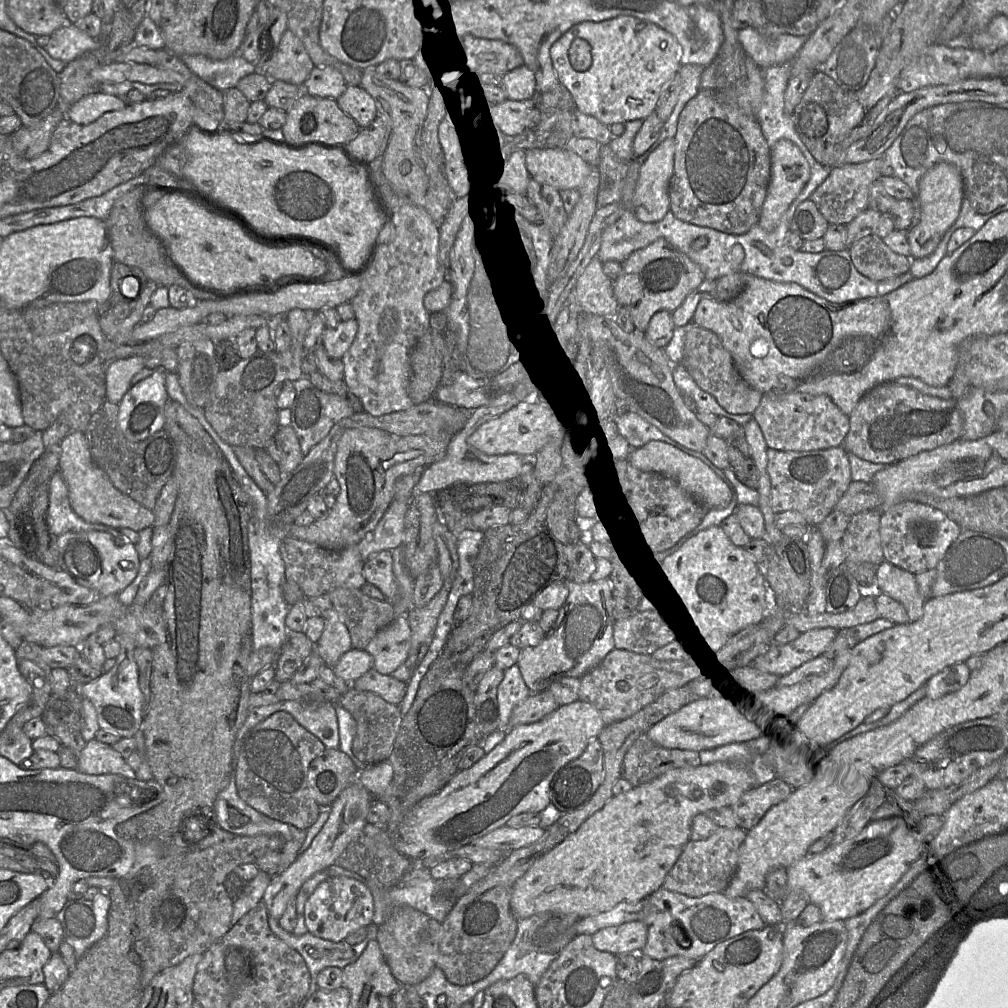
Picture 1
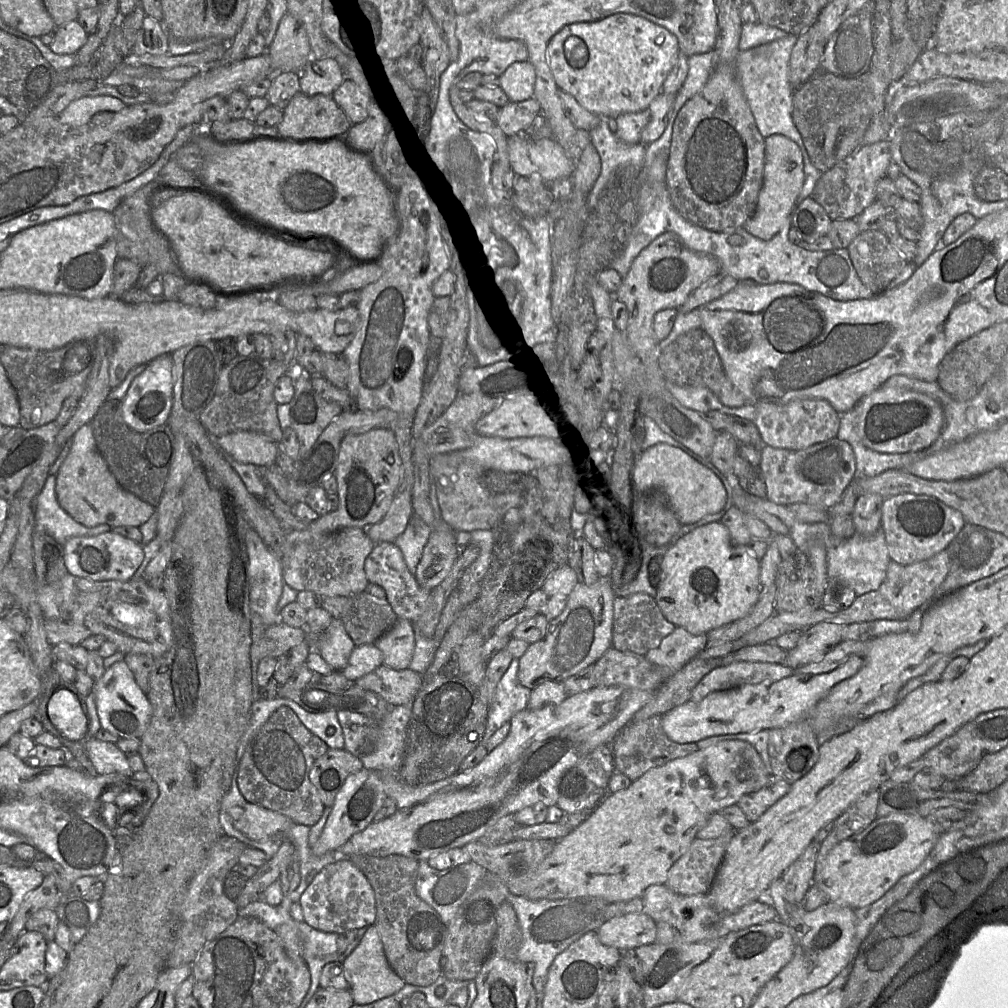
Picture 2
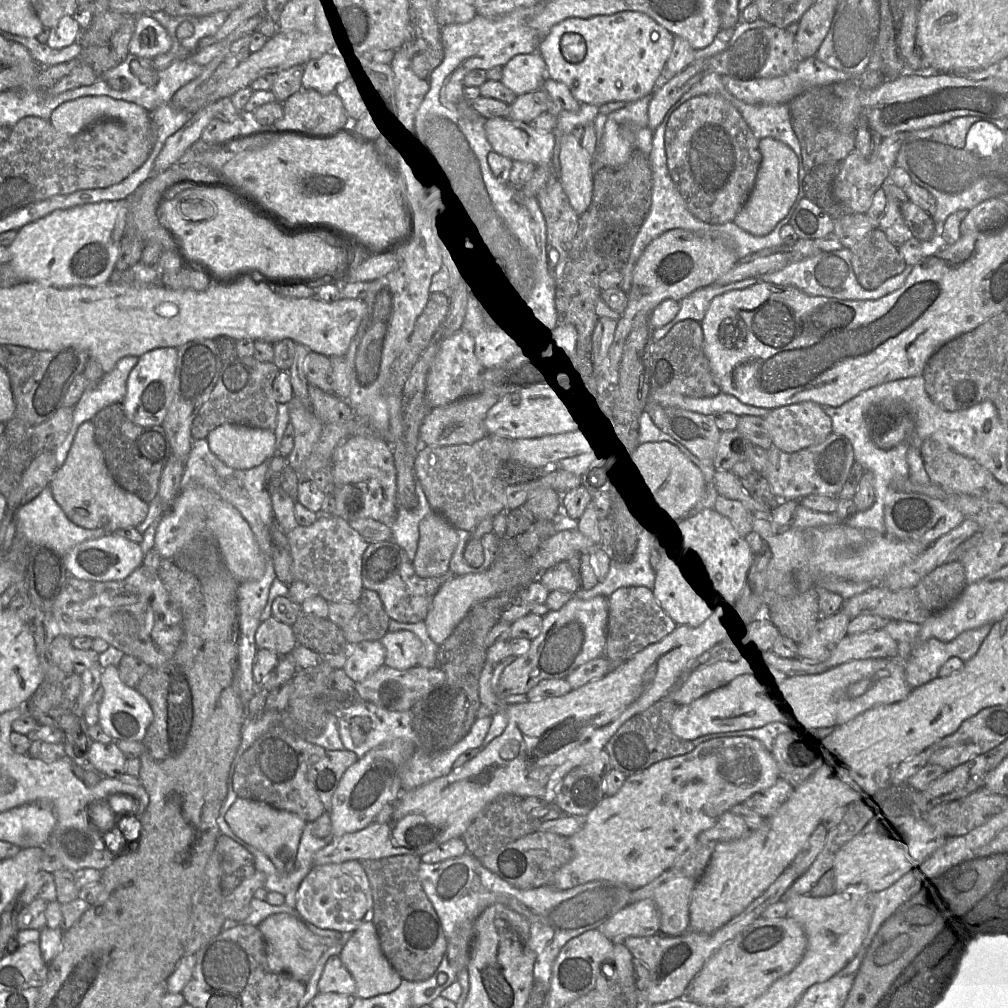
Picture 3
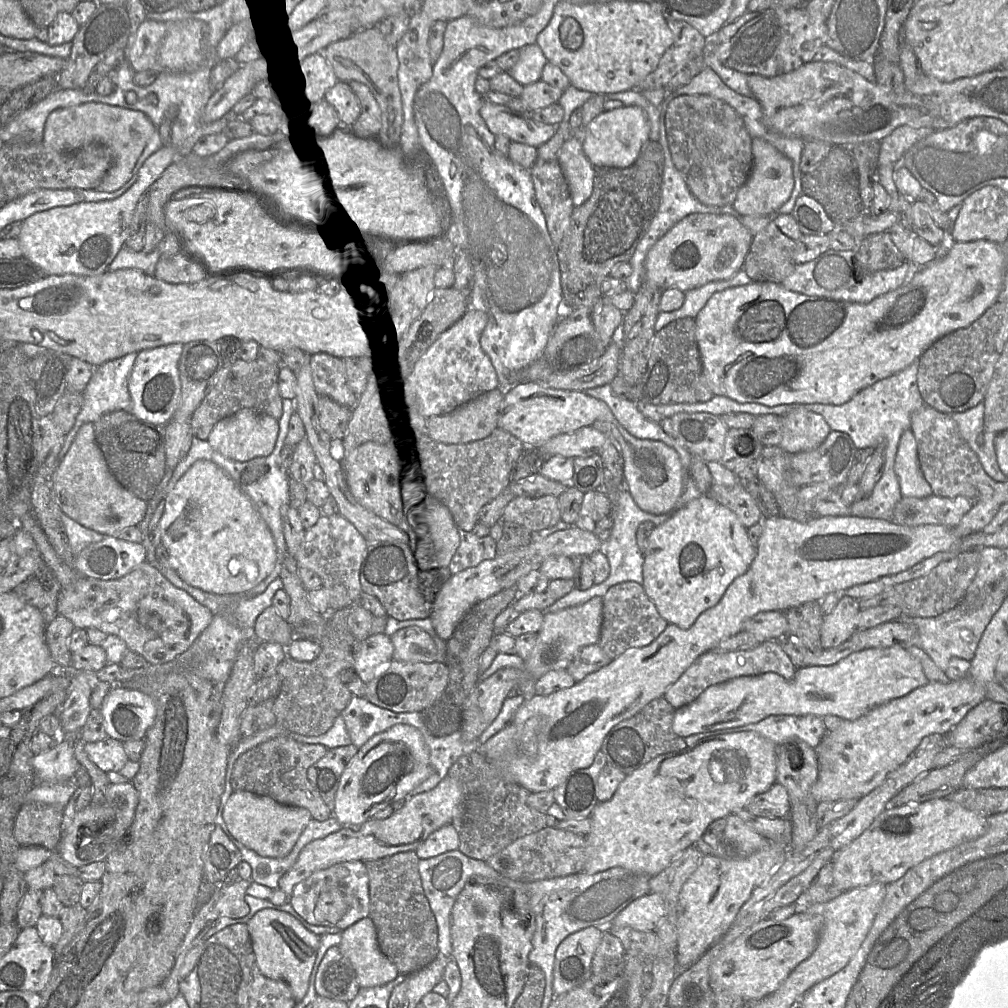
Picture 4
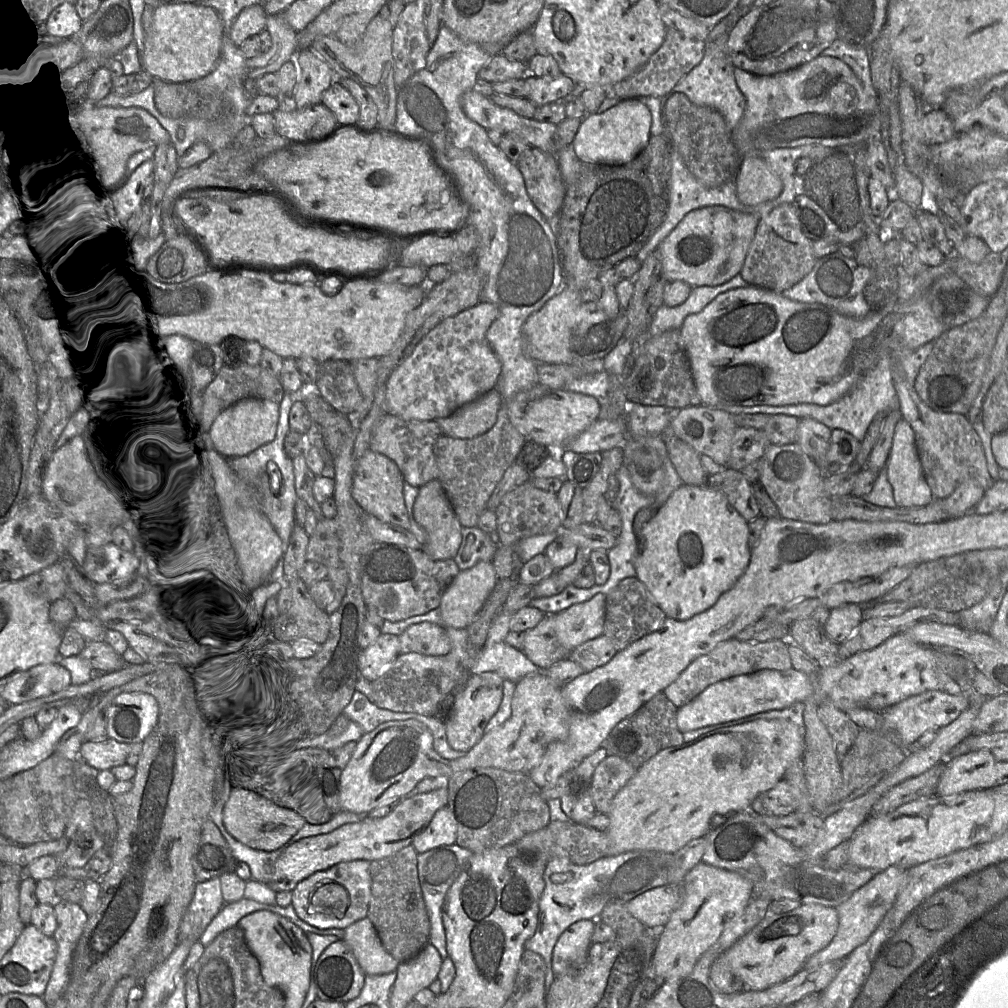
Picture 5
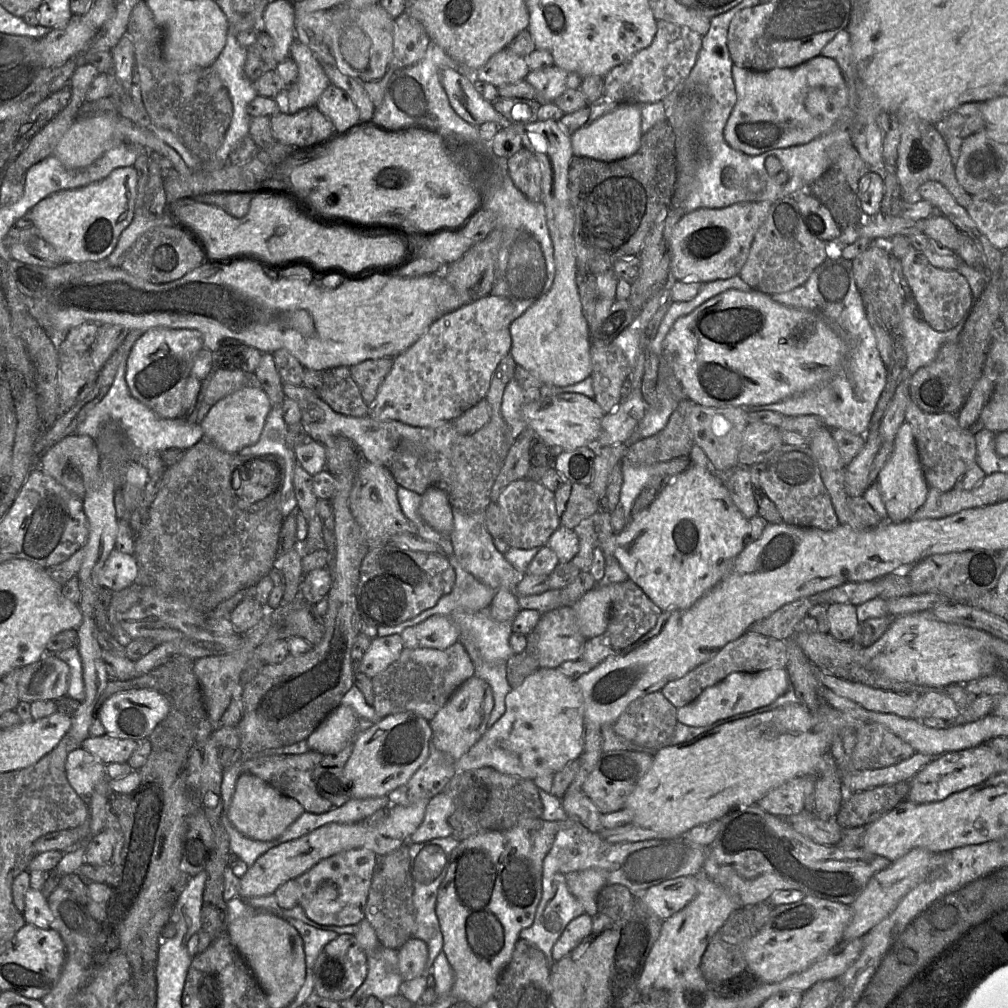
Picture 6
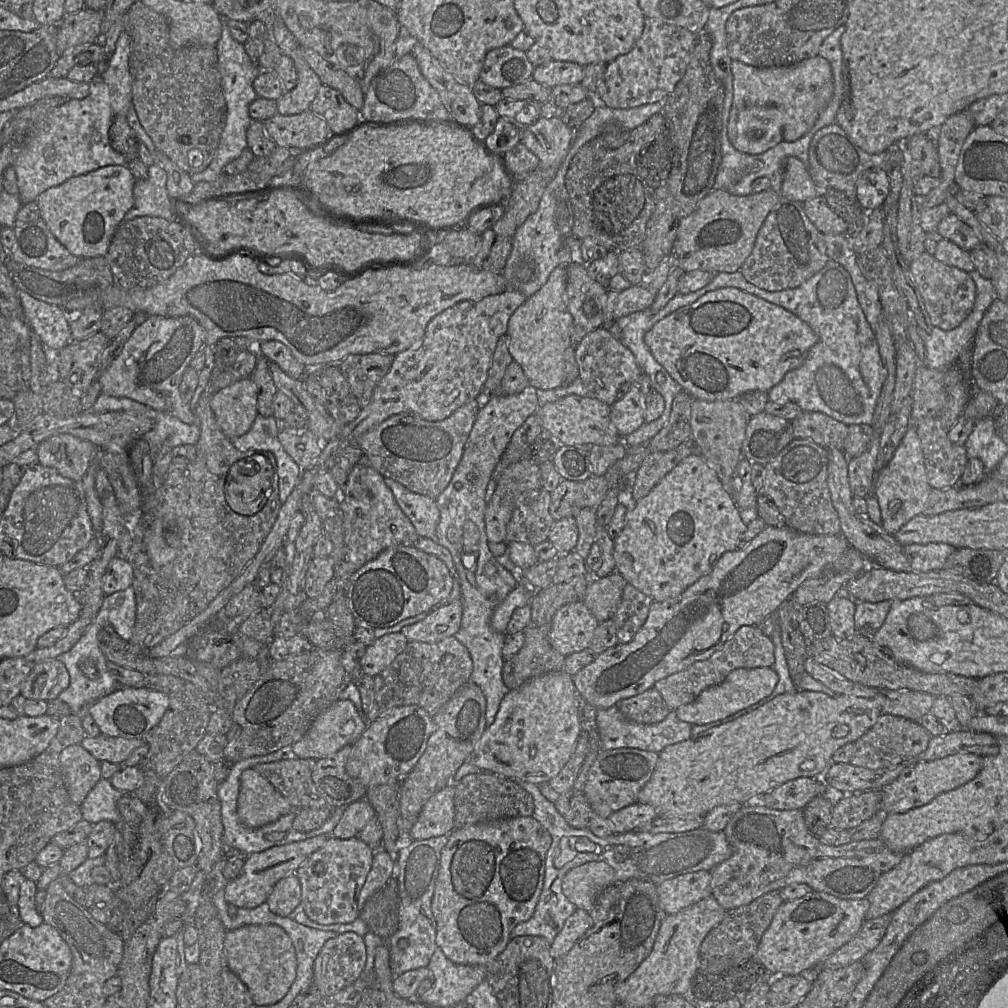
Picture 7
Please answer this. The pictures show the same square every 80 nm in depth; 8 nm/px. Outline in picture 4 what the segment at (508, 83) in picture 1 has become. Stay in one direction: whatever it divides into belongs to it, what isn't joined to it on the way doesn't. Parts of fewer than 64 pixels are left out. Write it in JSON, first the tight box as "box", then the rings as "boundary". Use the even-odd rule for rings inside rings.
{"box":[508,44,547,86],"boundary":[[[537,44],[524,46],[520,49],[517,63],[508,72],[523,86],[541,80],[542,71],[547,59]]]}

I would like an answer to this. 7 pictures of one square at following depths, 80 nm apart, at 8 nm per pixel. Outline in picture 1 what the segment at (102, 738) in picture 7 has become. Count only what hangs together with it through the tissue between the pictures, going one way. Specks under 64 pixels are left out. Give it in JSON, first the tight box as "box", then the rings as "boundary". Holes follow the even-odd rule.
{"box":[76,739,136,779],"boundary":[[[96,739],[86,742],[76,770],[89,775],[116,774],[127,779],[135,779],[136,775],[136,771],[111,745]]]}

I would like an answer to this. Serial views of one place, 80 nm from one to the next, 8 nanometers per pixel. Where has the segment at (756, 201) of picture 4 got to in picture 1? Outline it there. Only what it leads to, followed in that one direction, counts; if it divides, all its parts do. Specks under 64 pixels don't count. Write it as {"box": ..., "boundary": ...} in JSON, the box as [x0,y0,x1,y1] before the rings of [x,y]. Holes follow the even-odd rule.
{"box":[757,139,810,232],"boundary":[[[786,139],[777,141],[771,148],[771,177],[757,225],[768,232],[775,230],[782,215],[805,187],[810,174],[810,165],[799,147]]]}

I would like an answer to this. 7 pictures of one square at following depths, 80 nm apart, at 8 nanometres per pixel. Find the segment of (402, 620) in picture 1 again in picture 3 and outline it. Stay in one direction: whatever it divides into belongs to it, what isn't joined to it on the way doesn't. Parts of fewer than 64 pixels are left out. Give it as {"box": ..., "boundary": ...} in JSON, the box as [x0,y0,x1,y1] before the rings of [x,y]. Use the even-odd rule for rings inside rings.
{"box":[380,631,424,669],"boundary":[[[388,631],[380,640],[385,648],[384,664],[395,669],[417,666],[424,652],[420,639],[411,631]]]}

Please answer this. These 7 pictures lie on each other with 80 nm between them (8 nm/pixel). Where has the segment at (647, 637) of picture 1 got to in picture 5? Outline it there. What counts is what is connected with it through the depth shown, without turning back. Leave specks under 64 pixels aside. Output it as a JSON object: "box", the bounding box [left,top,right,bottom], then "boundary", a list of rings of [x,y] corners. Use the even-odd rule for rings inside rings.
{"box":[604,577,666,651],"boundary":[[[636,577],[626,578],[618,583],[606,595],[604,635],[607,636],[617,651],[622,651],[642,637],[658,630],[666,619],[665,613],[655,602],[645,586]]]}

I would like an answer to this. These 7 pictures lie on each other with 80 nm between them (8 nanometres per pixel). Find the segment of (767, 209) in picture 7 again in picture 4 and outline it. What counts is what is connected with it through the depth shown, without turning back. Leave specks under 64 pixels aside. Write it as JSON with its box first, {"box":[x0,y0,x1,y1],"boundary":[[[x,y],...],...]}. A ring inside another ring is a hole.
{"box":[644,213,753,292],"boundary":[[[693,213],[676,223],[649,250],[644,268],[644,280],[666,290],[677,288],[683,292],[713,281],[726,280],[743,268],[753,234],[730,214]]]}

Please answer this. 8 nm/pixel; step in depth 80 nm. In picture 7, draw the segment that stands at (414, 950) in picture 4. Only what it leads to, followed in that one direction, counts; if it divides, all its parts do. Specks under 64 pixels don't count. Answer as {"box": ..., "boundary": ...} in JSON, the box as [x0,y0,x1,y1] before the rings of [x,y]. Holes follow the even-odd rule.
{"box":[359,877,398,941],"boundary":[[[391,877],[381,889],[366,901],[360,911],[359,918],[366,923],[370,932],[387,941],[398,928],[398,908],[398,883],[396,878]]]}

